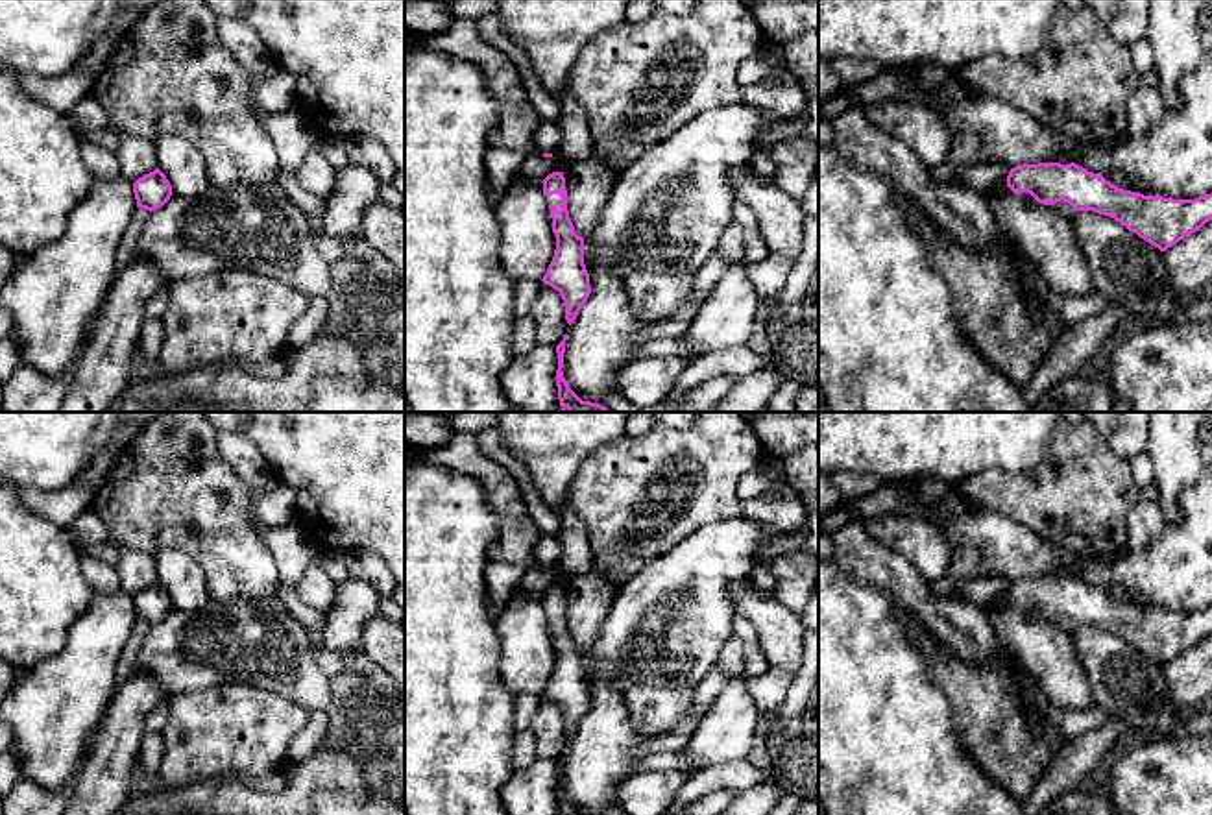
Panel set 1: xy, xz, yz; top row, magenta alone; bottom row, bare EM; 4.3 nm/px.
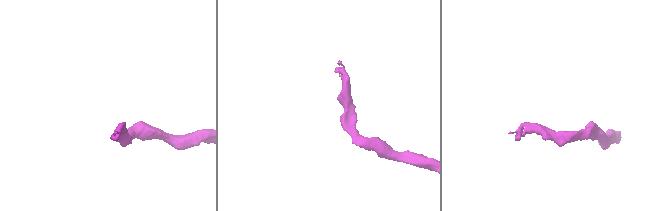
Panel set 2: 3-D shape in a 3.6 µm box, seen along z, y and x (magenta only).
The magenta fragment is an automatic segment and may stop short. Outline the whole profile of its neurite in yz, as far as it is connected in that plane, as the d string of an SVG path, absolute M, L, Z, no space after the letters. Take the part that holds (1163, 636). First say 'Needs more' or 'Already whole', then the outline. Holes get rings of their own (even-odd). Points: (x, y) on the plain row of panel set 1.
Needs more. M1075 577L1018 578L1011 582L1007 601L1051 619L1064 632L1077 625L1110 630L1160 665L1212 634L1212 608L1195 614L1144 610L1118 602Z

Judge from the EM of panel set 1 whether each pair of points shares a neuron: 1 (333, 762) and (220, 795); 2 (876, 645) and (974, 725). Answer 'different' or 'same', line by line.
1: same
2: different

